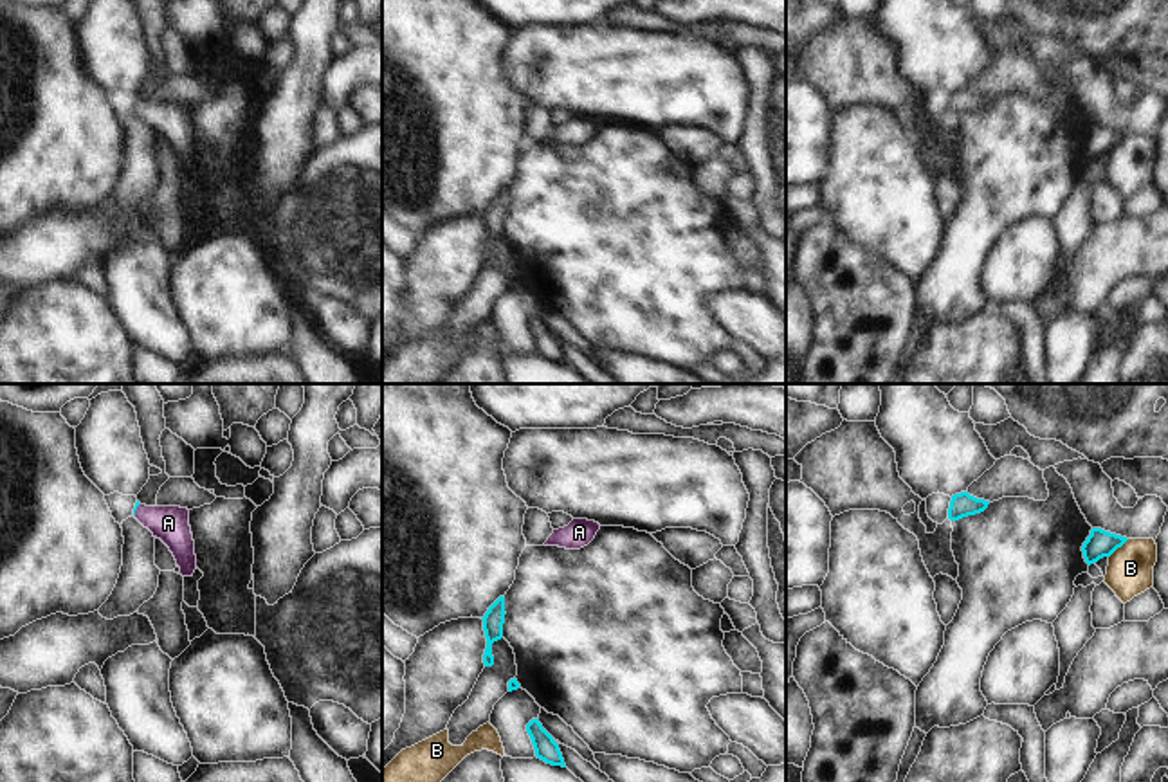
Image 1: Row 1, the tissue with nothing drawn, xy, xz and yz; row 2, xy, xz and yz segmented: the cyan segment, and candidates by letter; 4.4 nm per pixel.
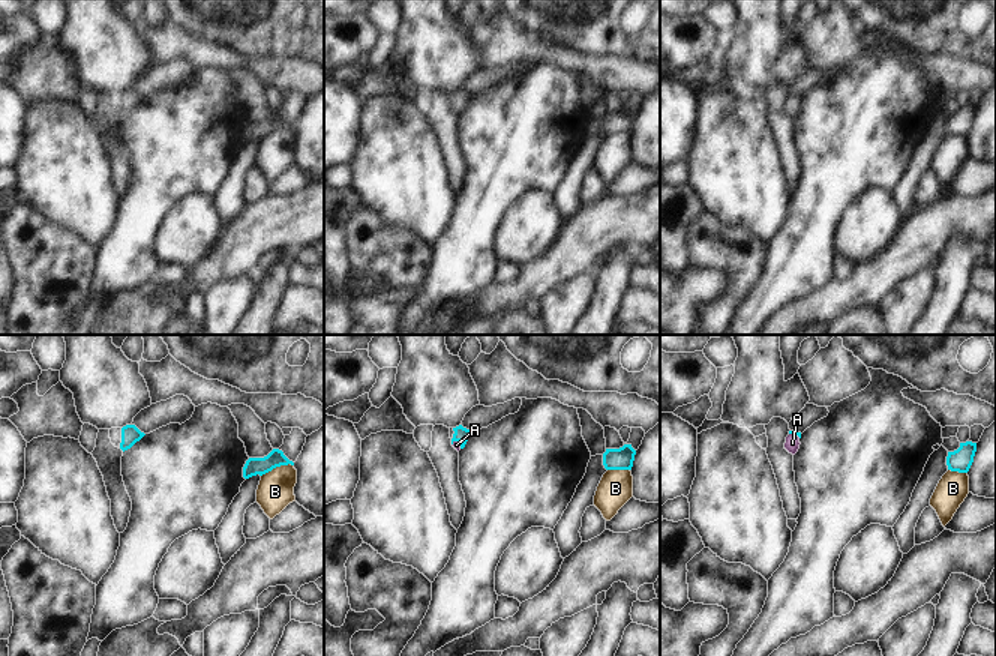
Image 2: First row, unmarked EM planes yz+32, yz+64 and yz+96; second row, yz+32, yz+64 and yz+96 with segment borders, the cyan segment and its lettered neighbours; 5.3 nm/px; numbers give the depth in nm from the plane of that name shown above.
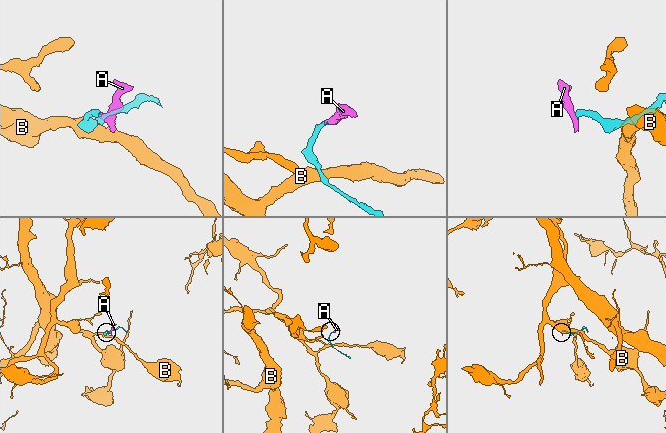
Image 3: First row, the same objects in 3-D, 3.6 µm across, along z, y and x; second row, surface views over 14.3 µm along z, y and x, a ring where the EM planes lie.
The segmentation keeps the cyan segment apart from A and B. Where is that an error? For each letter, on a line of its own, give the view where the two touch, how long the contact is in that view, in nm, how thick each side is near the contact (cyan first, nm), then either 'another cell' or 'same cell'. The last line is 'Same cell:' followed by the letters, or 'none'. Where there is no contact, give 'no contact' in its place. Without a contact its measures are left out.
A: contact in xy; length 70 nm; calibres 20 and 160 nm; same cell
B: contact in yz; length 130 nm; calibres 120 and 200 nm; another cell
Same cell: A

